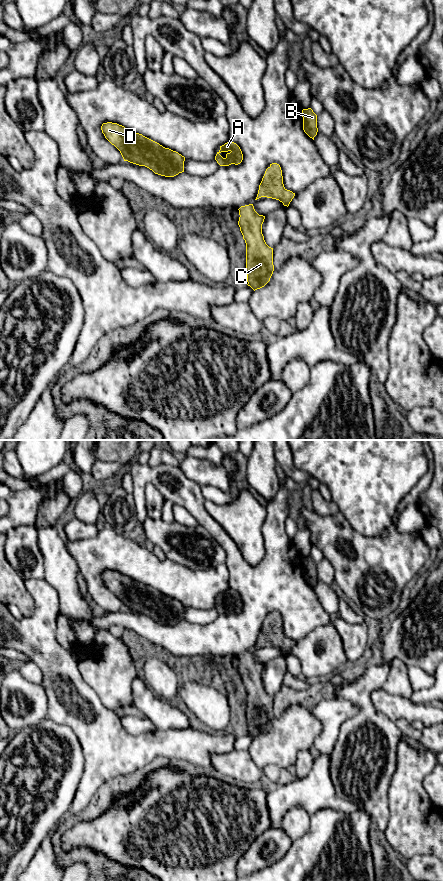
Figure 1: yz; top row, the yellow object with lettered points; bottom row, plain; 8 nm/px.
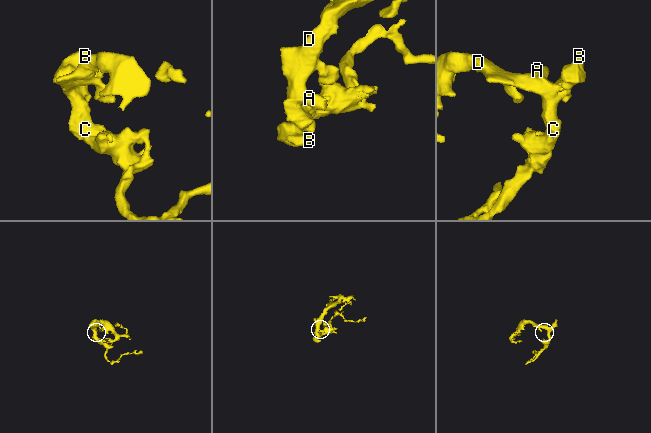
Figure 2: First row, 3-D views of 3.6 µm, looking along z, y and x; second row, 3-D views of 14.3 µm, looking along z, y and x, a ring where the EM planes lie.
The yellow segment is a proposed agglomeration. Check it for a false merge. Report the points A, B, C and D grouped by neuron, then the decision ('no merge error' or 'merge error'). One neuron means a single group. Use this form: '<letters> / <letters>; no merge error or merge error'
A B C D; no merge error

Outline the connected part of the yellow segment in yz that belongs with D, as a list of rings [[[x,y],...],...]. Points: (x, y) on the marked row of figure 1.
[[[103,123],[101,130],[105,138],[120,151],[124,161],[145,166],[165,177],[184,172],[185,157],[178,152],[117,123]]]

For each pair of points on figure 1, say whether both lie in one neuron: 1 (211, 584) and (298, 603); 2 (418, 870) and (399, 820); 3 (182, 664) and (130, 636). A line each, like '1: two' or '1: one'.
1: two
2: two
3: one

